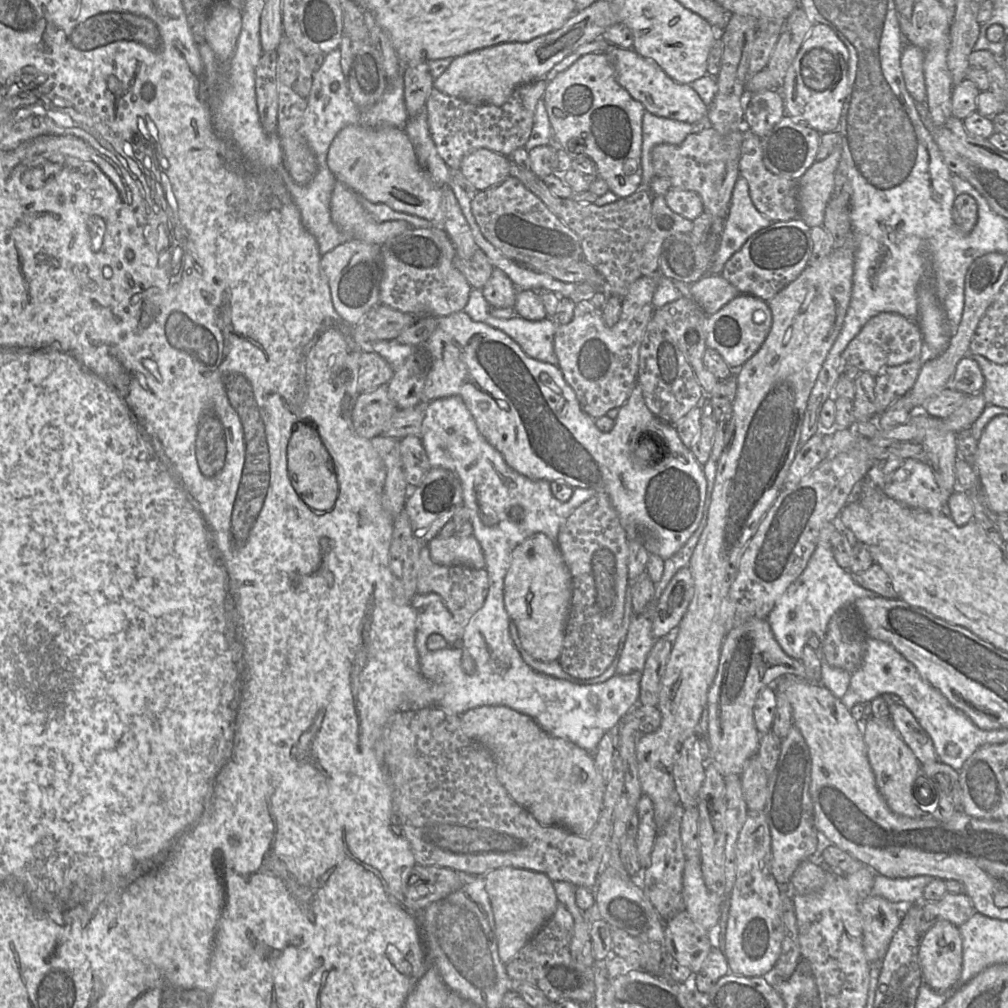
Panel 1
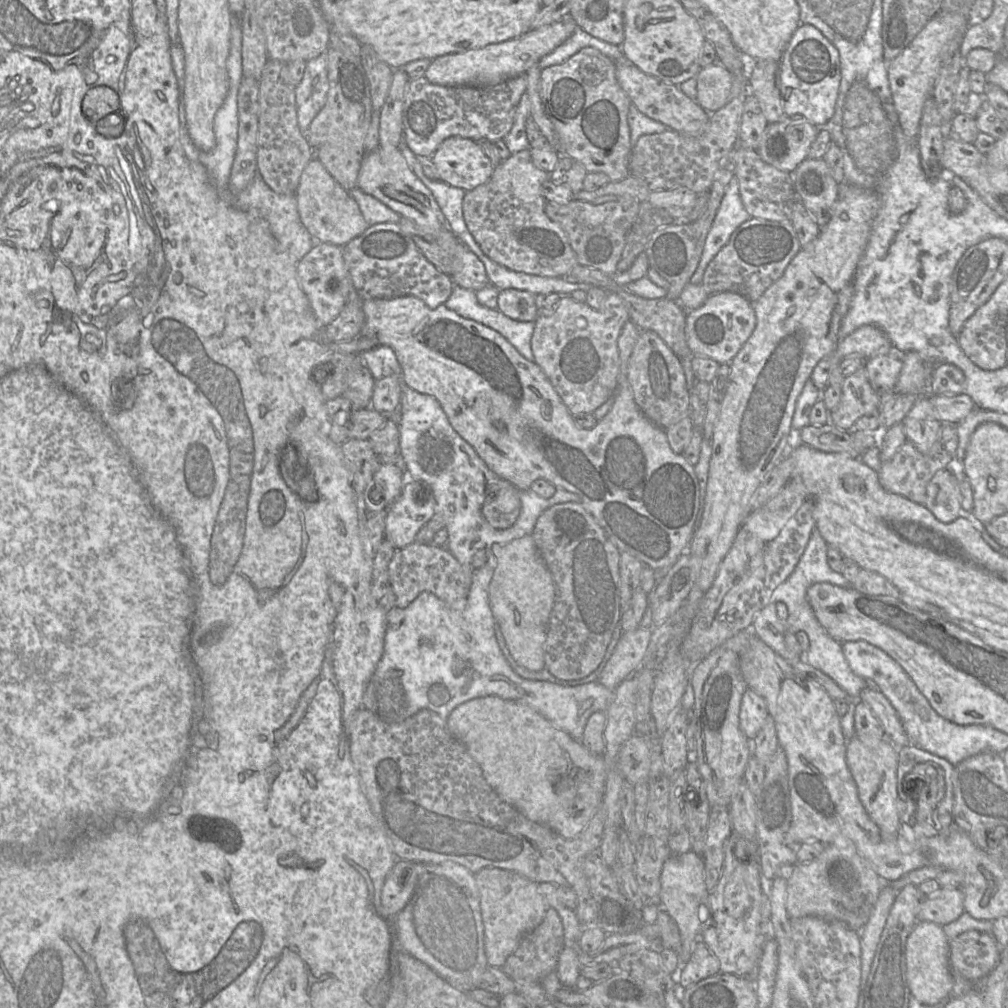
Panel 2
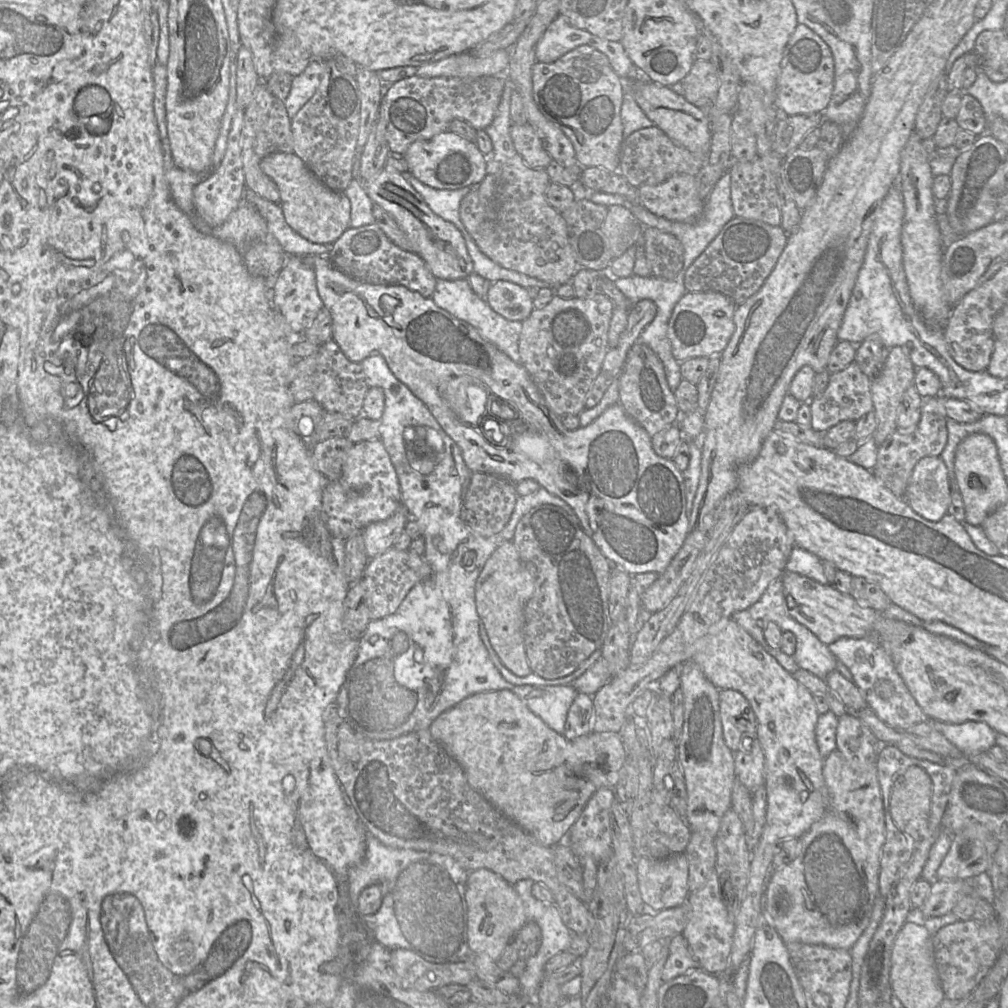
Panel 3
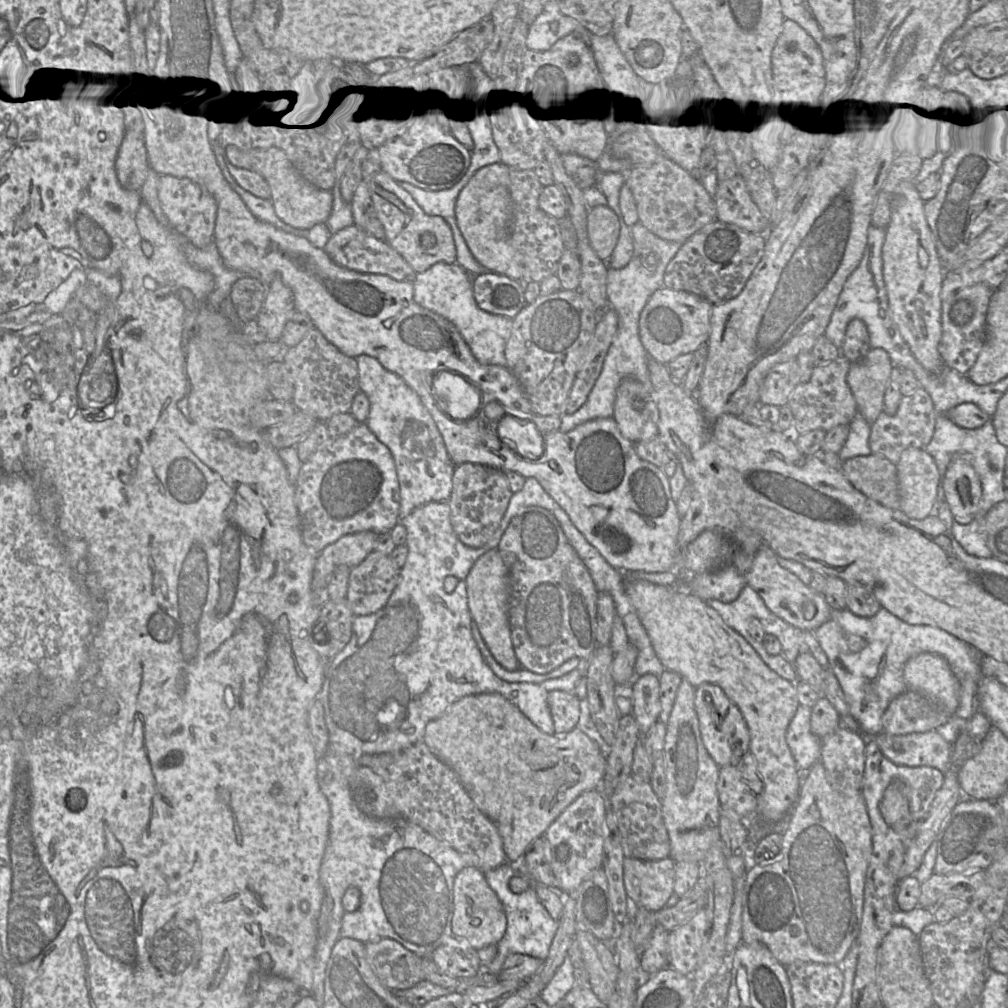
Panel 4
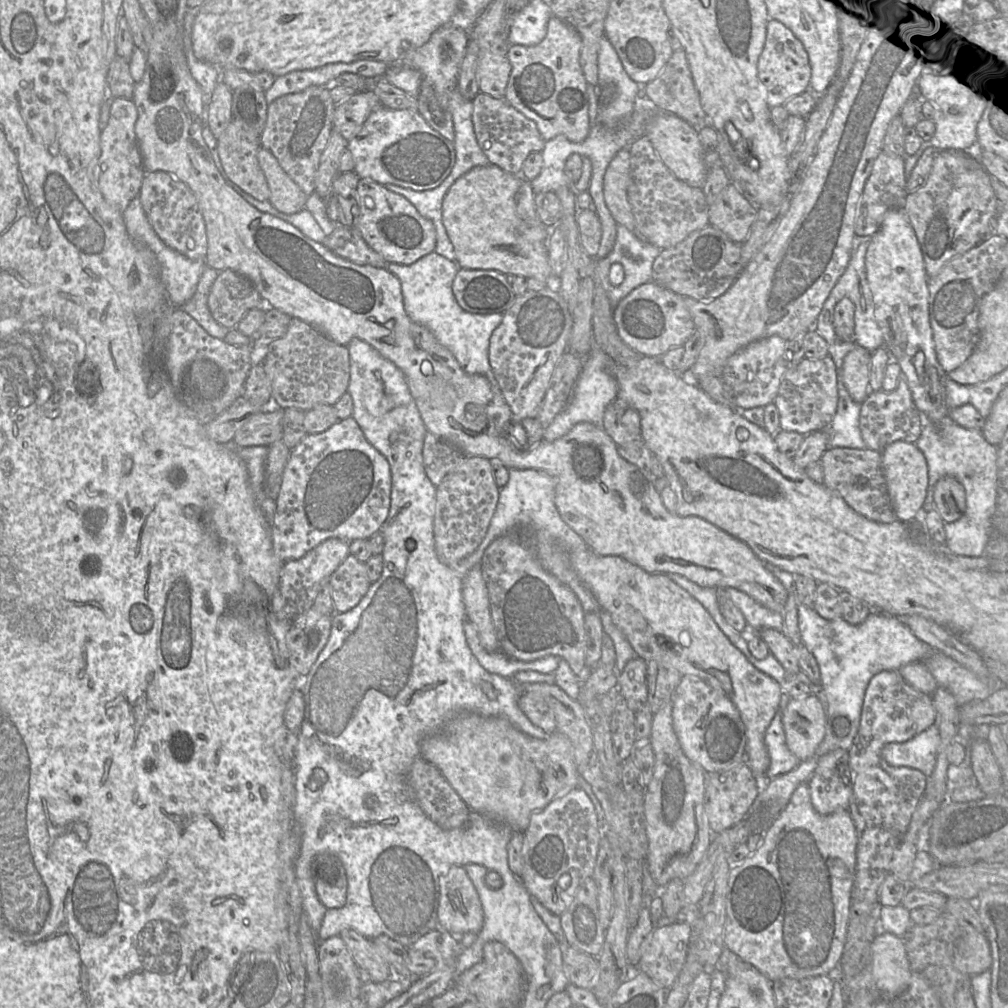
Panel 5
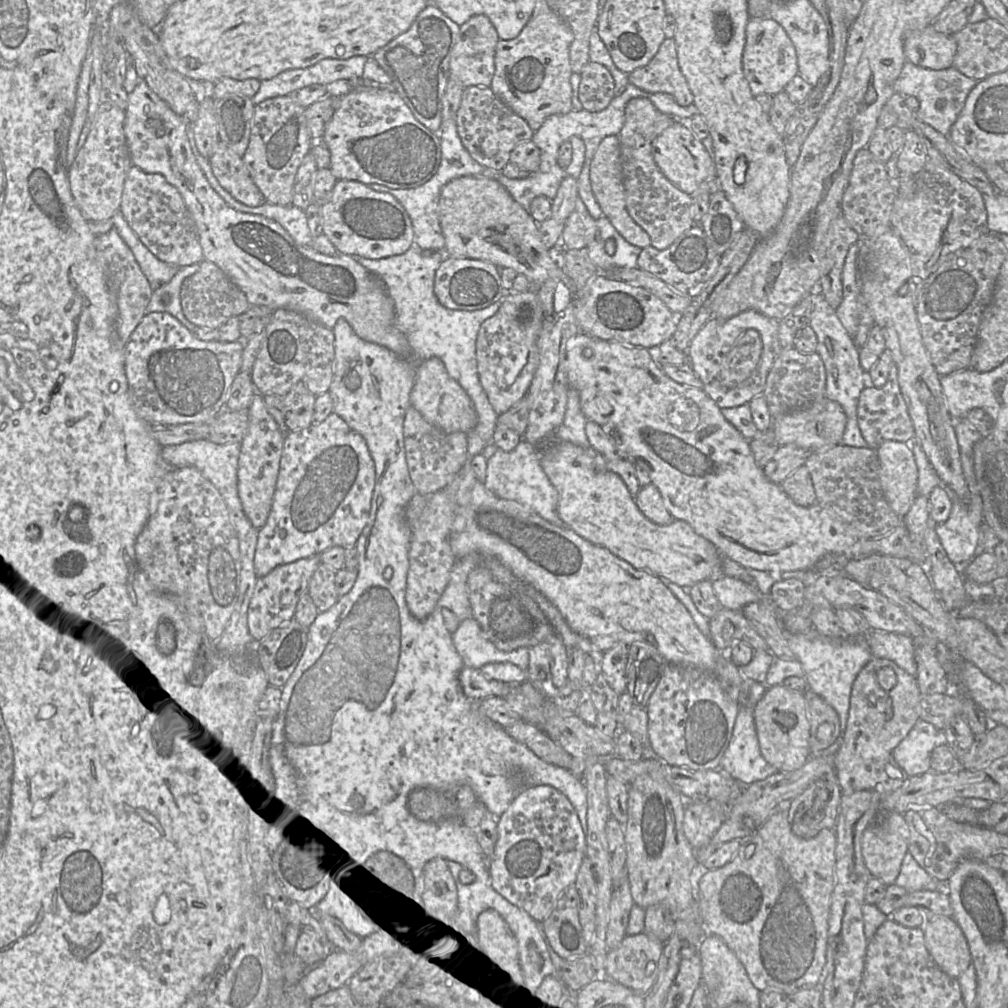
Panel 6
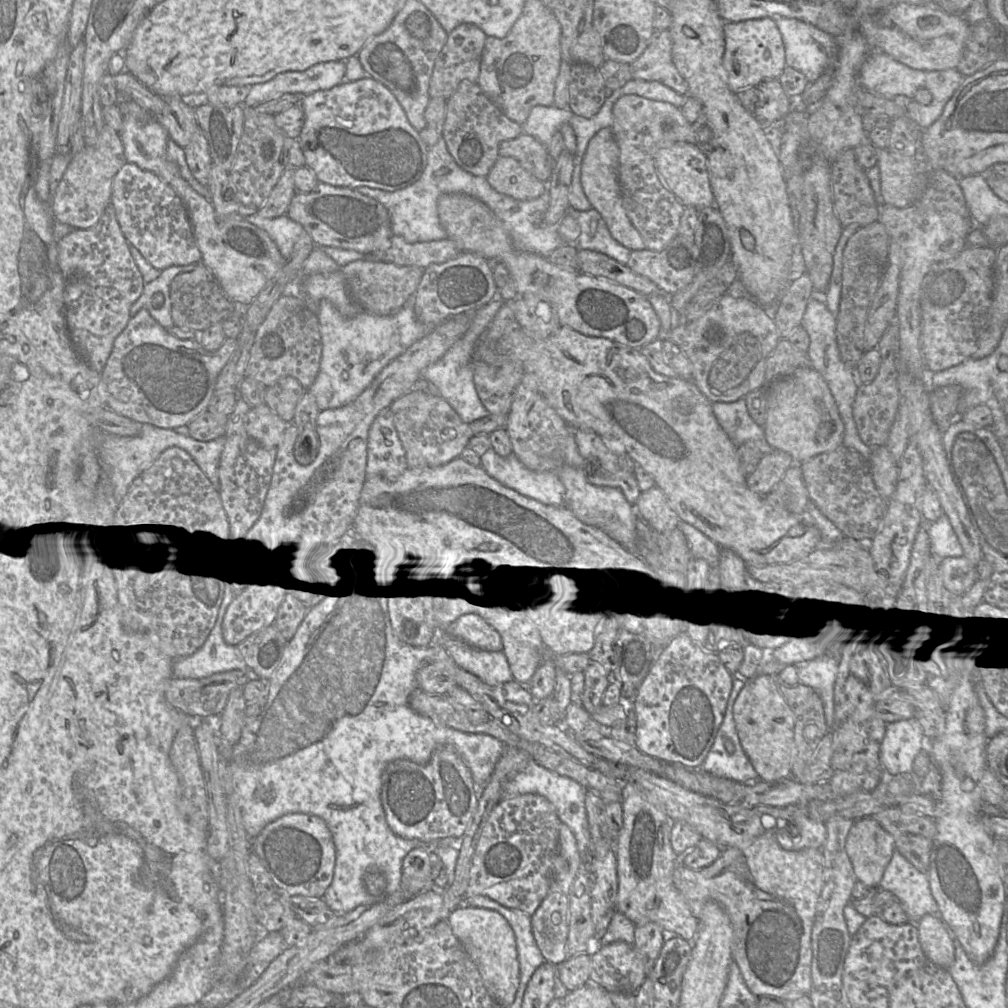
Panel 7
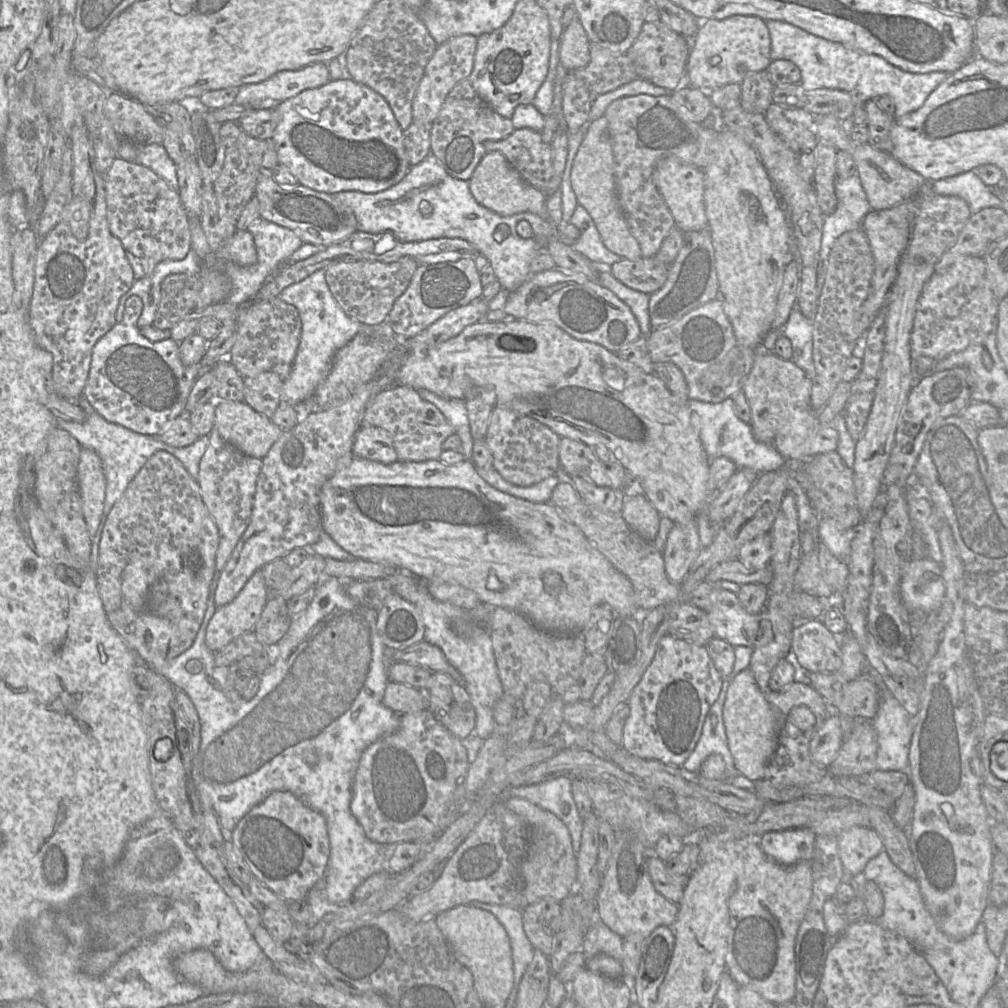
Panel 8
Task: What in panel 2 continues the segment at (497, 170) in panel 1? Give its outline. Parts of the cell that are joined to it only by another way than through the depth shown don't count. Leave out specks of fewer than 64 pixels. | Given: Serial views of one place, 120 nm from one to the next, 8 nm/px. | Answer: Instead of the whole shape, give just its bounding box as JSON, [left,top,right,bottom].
[431,136,495,192]

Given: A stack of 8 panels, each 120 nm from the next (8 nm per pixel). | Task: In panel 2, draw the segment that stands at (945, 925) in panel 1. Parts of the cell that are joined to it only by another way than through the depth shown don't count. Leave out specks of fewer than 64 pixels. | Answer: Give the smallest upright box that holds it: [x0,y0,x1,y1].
[906,921,954,1005]

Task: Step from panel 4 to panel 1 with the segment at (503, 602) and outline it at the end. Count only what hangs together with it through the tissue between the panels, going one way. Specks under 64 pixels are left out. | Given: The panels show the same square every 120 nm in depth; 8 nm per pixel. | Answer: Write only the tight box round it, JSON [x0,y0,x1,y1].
[504,533,572,660]

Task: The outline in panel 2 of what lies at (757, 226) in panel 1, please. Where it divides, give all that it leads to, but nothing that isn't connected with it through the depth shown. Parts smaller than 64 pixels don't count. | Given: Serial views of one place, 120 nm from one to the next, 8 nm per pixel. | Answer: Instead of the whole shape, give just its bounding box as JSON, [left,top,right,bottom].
[689,176,751,284]

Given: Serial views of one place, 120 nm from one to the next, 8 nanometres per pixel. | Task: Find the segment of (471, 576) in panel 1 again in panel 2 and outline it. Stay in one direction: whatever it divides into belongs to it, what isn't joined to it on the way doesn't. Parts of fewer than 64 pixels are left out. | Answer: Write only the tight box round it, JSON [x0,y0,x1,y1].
[389,543,472,610]

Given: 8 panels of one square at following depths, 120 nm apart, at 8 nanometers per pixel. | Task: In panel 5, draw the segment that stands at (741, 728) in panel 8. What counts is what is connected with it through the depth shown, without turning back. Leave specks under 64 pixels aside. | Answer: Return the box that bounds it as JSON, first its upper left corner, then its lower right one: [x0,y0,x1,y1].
[781,695,827,762]

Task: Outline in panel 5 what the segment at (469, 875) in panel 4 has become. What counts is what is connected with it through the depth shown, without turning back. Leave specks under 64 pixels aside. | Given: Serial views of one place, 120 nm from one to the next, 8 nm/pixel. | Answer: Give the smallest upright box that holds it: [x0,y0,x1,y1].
[437,866,484,934]

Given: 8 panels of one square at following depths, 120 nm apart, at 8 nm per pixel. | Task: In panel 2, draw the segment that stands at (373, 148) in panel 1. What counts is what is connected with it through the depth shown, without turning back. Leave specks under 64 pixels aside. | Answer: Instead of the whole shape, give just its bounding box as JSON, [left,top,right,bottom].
[357,147,451,232]

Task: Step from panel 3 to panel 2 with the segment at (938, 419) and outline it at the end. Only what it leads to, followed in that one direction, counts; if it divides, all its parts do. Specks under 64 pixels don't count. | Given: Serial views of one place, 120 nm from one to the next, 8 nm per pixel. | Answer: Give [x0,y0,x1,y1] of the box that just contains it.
[878,424,958,504]

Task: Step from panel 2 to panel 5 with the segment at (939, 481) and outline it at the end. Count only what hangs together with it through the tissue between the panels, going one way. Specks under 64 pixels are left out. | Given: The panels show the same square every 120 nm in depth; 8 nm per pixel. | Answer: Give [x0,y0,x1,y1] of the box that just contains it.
[882,441,928,522]

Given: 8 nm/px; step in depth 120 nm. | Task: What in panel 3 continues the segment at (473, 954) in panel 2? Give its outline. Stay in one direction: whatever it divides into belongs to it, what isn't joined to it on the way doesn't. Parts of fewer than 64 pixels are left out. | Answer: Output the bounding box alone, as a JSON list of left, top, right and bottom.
[348,834,473,963]

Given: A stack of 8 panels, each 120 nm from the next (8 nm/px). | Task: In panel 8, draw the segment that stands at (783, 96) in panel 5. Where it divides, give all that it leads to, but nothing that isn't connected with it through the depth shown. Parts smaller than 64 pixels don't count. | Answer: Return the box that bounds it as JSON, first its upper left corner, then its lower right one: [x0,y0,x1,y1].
[684,16,772,91]

